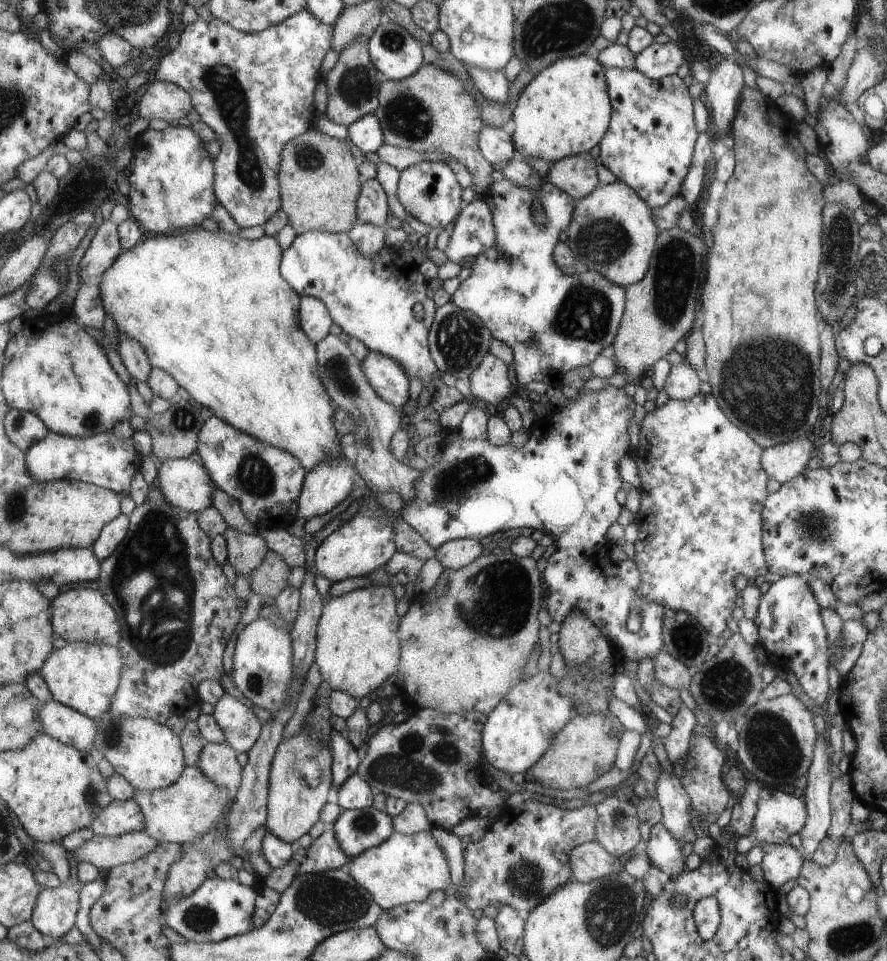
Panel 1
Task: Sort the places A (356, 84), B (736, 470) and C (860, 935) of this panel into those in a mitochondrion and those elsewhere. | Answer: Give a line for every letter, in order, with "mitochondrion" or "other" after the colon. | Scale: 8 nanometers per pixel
A: mitochondrion
B: other
C: mitochondrion

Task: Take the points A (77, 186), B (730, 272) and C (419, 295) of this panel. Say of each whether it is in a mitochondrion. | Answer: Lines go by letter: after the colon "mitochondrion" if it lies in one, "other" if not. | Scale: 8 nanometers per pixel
A: other
B: other
C: other

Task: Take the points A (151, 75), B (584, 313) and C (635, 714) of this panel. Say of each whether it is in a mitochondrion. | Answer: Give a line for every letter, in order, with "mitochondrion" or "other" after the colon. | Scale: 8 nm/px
A: other
B: mitochondrion
C: other

